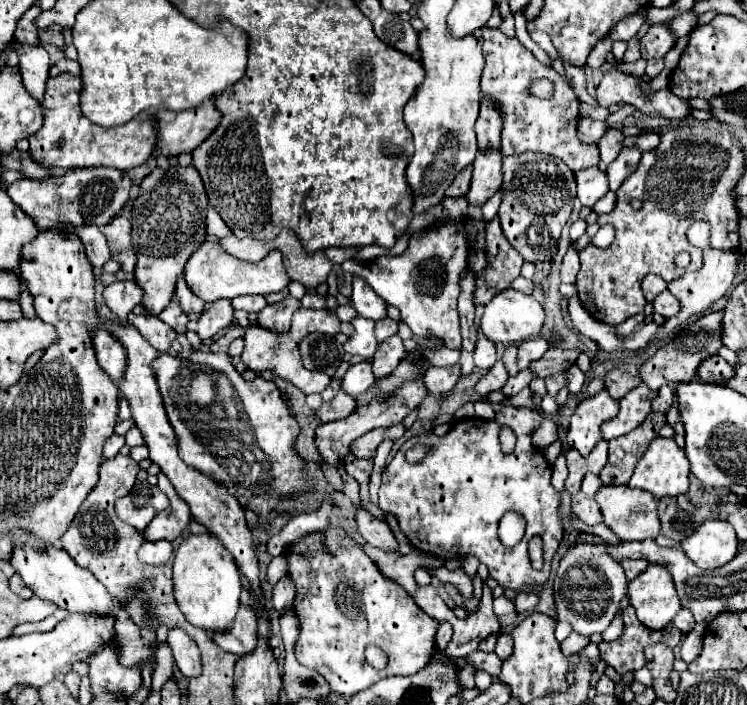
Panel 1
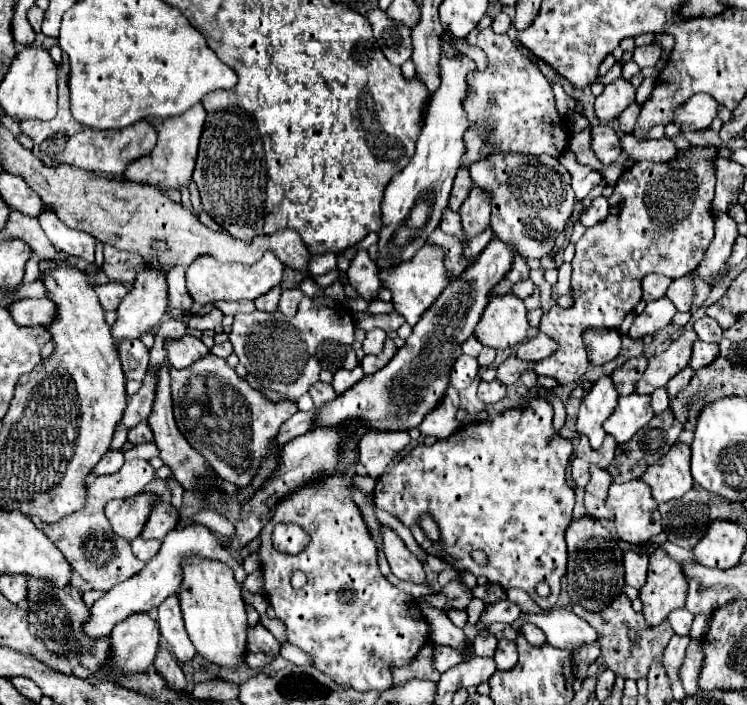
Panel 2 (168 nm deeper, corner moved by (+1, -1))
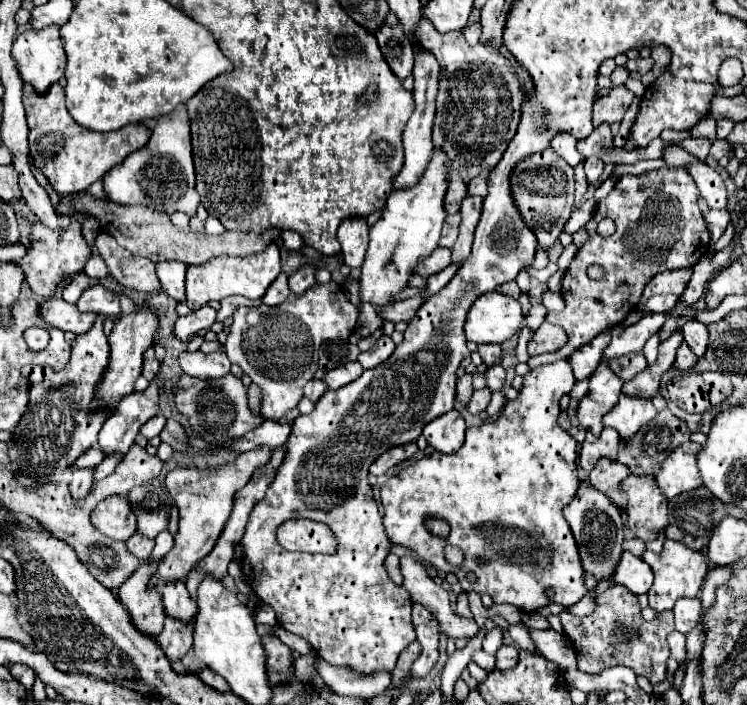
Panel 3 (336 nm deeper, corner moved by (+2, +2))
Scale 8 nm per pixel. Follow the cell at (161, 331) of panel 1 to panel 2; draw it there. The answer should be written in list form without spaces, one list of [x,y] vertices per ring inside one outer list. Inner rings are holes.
[[[187,334],[181,340],[169,342],[167,344],[167,356],[173,368],[183,370],[187,366],[191,366],[195,360],[201,360],[203,356],[209,354],[209,348],[195,336]]]

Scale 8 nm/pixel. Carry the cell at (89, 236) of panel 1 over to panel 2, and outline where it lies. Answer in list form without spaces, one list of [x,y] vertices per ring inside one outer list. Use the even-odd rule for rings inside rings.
[[[43,210],[37,220],[39,220],[41,228],[45,230],[47,238],[51,240],[51,244],[59,252],[63,252],[67,256],[81,258],[83,262],[89,262],[89,264],[95,262],[95,254],[93,254],[95,252],[95,238],[91,234],[67,228],[51,210]]]

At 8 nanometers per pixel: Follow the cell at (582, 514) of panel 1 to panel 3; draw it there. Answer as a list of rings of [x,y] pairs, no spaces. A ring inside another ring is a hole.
[[[600,459],[590,473],[590,485],[594,489],[598,489],[600,493],[604,493],[610,501],[614,501],[614,505],[620,511],[624,511],[626,497],[622,497],[622,493],[618,493],[618,485],[628,475],[630,475],[630,471],[626,471],[626,465],[622,465],[618,461],[610,461],[610,459]]]

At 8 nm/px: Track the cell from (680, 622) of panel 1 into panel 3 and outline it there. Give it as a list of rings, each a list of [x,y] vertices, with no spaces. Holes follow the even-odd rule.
[[[678,599],[674,605],[674,623],[676,631],[688,633],[700,621],[700,599]]]

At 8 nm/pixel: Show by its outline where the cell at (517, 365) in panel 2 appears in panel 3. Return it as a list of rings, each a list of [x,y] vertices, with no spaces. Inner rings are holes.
[[[492,365],[486,371],[486,381],[488,381],[488,387],[492,391],[500,391],[504,385],[504,379],[506,379],[506,369],[502,365]]]

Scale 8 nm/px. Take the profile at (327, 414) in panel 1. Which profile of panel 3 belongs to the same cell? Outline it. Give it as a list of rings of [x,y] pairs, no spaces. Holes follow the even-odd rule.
[[[264,421],[258,429],[246,433],[246,437],[240,437],[238,441],[234,441],[232,449],[238,451],[252,451],[258,447],[268,447],[270,451],[286,445],[288,437],[290,437],[292,425],[290,423],[280,423],[280,421]]]

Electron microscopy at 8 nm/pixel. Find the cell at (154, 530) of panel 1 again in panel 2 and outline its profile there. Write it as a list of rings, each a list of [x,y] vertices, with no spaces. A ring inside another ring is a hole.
[[[157,502],[149,514],[149,520],[141,532],[141,538],[149,540],[149,538],[159,538],[163,540],[163,536],[173,530],[179,522],[179,512],[167,504],[167,502]]]

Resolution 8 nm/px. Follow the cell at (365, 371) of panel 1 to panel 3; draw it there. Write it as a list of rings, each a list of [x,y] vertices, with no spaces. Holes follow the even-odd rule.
[[[354,361],[354,363],[346,363],[346,365],[338,367],[338,369],[328,371],[324,381],[326,381],[328,389],[340,389],[340,387],[352,383],[354,379],[358,379],[360,375],[362,375],[362,365],[358,361]]]

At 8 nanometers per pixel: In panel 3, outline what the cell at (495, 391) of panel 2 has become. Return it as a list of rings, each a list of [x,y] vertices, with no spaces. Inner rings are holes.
[[[488,387],[474,391],[474,395],[472,395],[470,403],[468,403],[468,411],[474,413],[474,415],[476,415],[476,413],[482,413],[482,411],[488,407],[490,399],[492,399],[492,391],[490,391]]]

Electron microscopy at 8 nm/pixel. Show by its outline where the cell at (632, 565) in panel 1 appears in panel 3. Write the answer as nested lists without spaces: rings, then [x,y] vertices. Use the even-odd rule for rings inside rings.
[[[624,551],[618,563],[618,571],[614,571],[614,581],[624,585],[634,595],[640,595],[650,589],[654,575],[650,565],[646,565],[640,557],[634,557],[630,551]]]

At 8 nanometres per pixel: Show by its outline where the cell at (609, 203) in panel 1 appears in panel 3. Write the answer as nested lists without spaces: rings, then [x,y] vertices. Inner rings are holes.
[[[594,199],[584,201],[580,207],[574,209],[574,213],[572,213],[570,221],[566,223],[566,229],[564,229],[564,231],[568,231],[568,233],[576,233],[576,231],[580,231],[580,229],[592,219],[594,211],[596,211],[596,201],[594,201]]]

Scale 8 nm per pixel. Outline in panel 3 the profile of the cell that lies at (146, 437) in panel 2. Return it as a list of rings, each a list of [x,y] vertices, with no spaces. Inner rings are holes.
[[[154,415],[144,427],[142,427],[142,435],[146,437],[146,439],[152,439],[152,437],[156,437],[160,431],[162,431],[162,427],[164,427],[164,423],[166,423],[166,417],[164,415]]]

